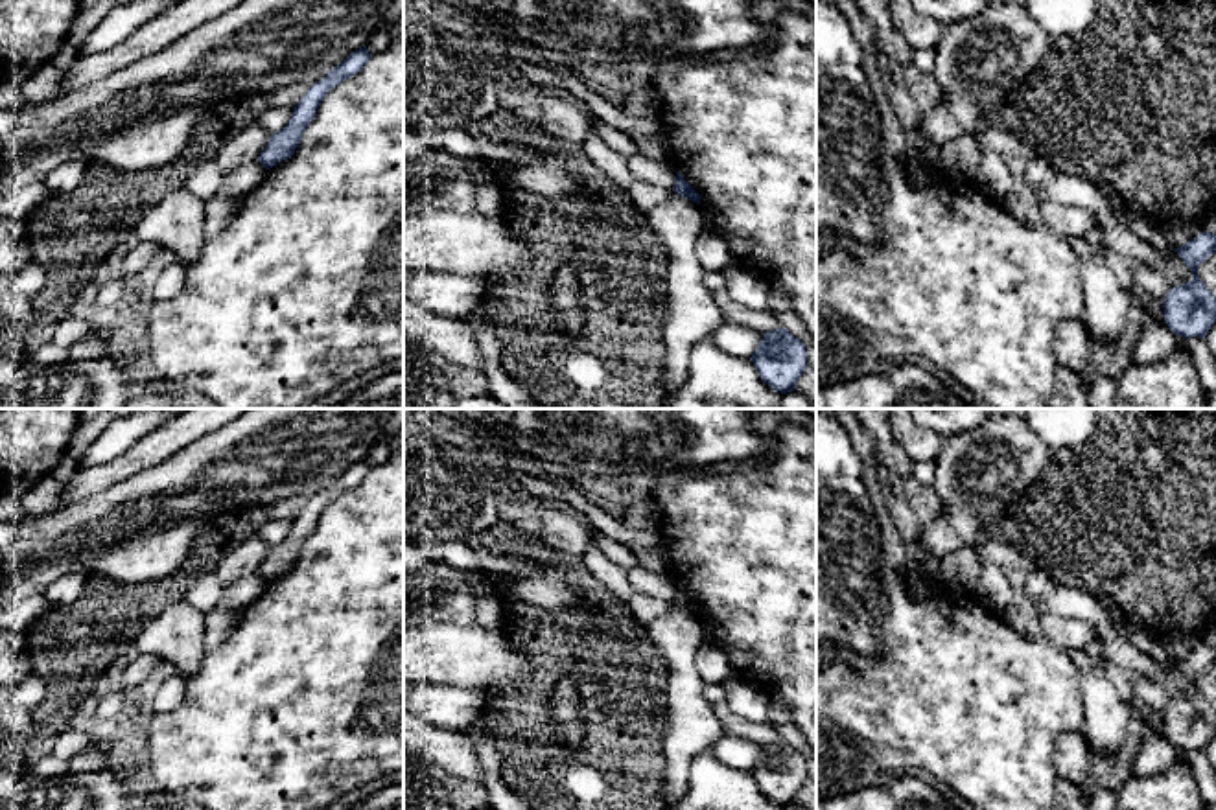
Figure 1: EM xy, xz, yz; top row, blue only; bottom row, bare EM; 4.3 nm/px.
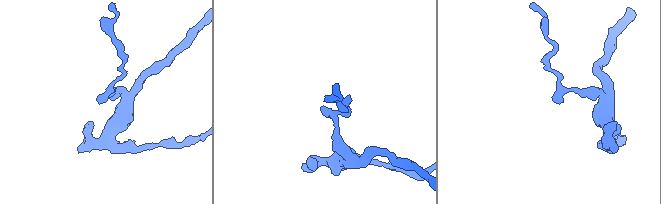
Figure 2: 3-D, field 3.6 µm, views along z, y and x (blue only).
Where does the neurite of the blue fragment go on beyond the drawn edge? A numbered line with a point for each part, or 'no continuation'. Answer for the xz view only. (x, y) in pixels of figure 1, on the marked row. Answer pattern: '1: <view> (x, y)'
no continuation

